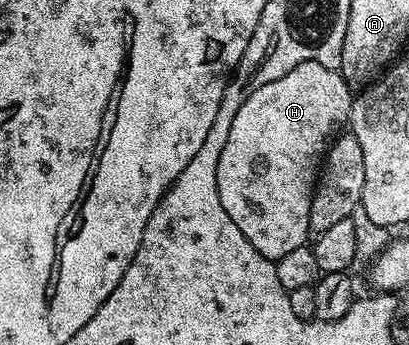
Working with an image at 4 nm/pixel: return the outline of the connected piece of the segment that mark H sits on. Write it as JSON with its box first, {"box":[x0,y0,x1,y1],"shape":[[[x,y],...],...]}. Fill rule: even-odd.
{"box":[216,62,352,260],"shape":[[[300,62],[288,70],[284,78],[260,86],[260,90],[240,106],[236,118],[232,118],[232,130],[228,130],[228,142],[224,142],[224,150],[220,150],[220,166],[216,166],[216,190],[228,218],[240,226],[240,234],[244,234],[266,260],[279,260],[292,250],[307,247],[314,188],[327,149],[339,135],[341,124],[345,125],[350,119],[351,101],[352,89],[341,71],[320,66],[320,62]]]}

